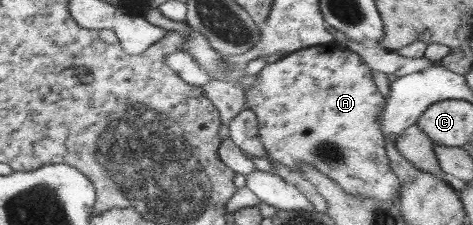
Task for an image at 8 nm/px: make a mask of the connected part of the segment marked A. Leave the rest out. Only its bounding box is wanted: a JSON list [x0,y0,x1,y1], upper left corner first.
[245,42,401,204]

